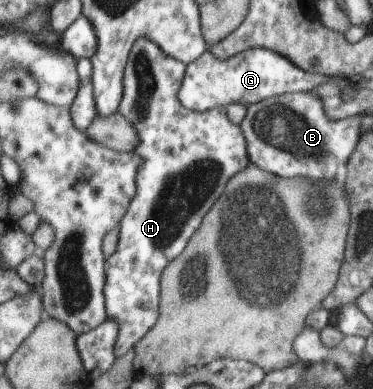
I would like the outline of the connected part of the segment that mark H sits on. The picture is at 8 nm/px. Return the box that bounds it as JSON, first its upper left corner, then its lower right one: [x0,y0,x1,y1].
[105,37,251,357]

